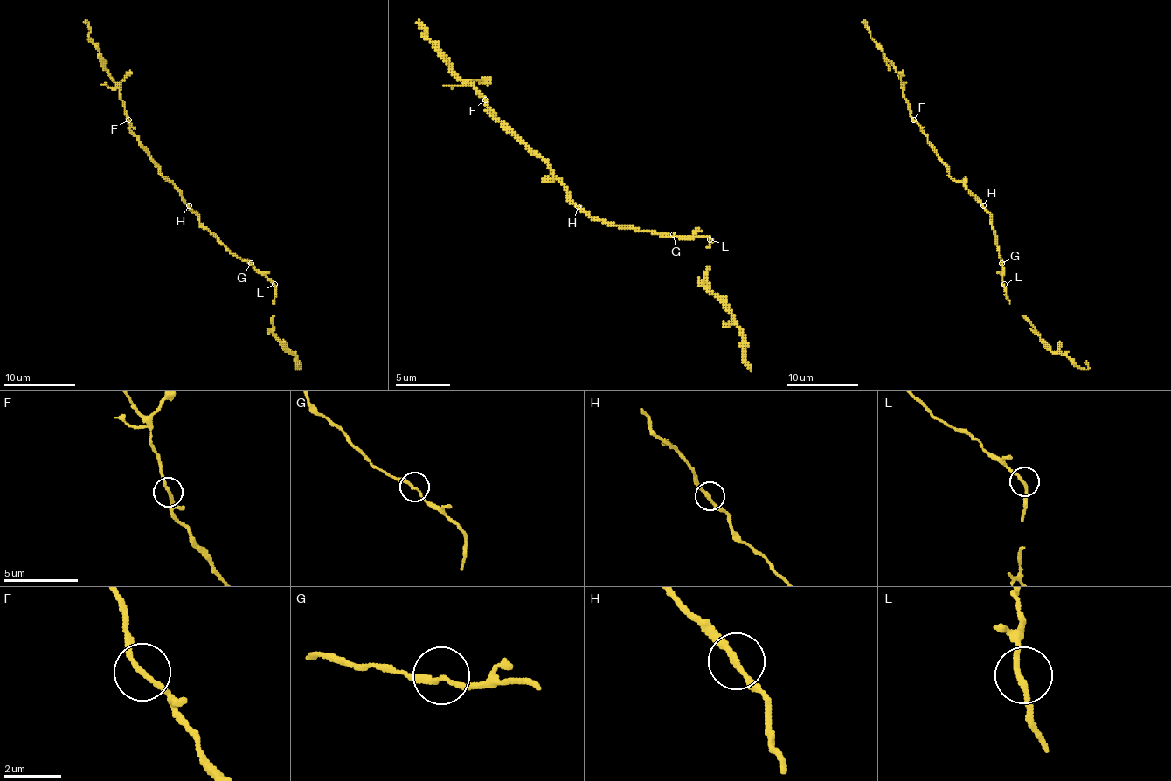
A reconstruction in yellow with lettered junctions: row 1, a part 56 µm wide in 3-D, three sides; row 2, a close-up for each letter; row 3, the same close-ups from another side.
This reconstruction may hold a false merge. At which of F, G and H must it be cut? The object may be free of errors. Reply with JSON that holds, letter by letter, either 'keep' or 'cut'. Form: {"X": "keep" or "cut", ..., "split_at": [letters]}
{"F": "keep", "G": "keep", "H": "keep", "split_at": []}

